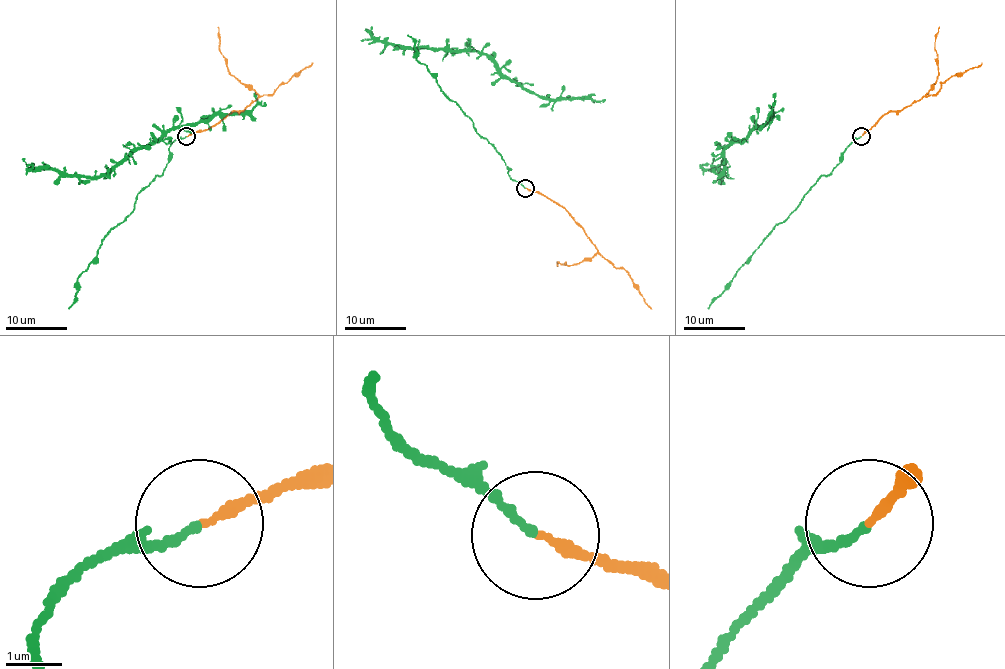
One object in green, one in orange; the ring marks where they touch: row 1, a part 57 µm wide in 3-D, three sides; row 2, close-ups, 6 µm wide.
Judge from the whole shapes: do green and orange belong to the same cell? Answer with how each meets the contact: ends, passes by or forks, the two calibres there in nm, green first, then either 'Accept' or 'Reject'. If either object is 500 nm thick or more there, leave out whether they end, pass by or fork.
At the ring green ends. At the ring orange ends. Thickness 120 nm (green) against 160 nm. Accept

